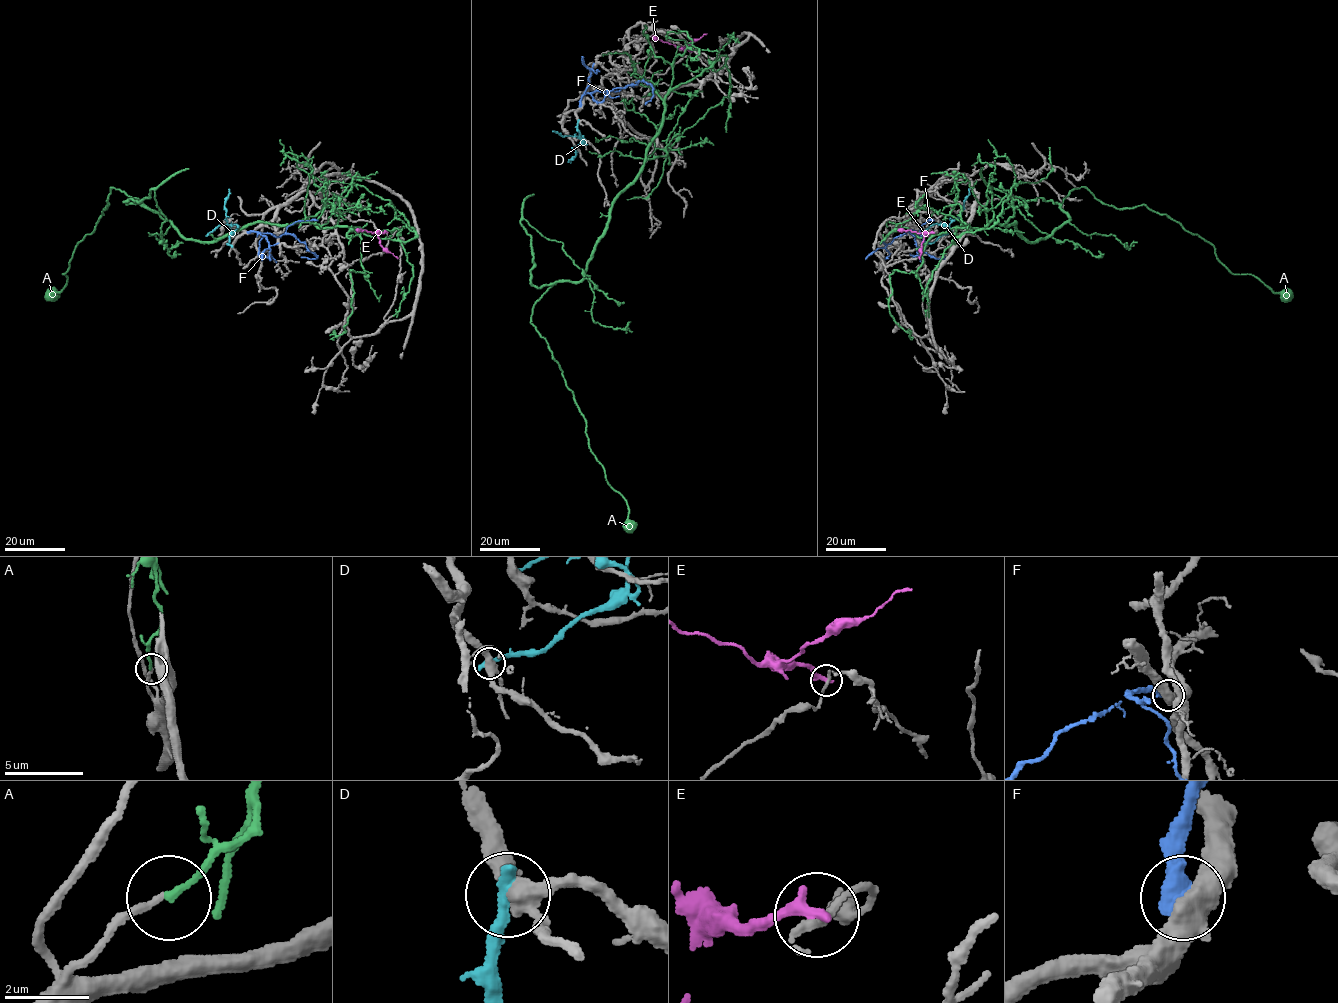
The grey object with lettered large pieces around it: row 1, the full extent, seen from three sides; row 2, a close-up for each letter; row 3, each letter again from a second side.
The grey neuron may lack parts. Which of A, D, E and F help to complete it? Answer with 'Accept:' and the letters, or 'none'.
Accept: none

